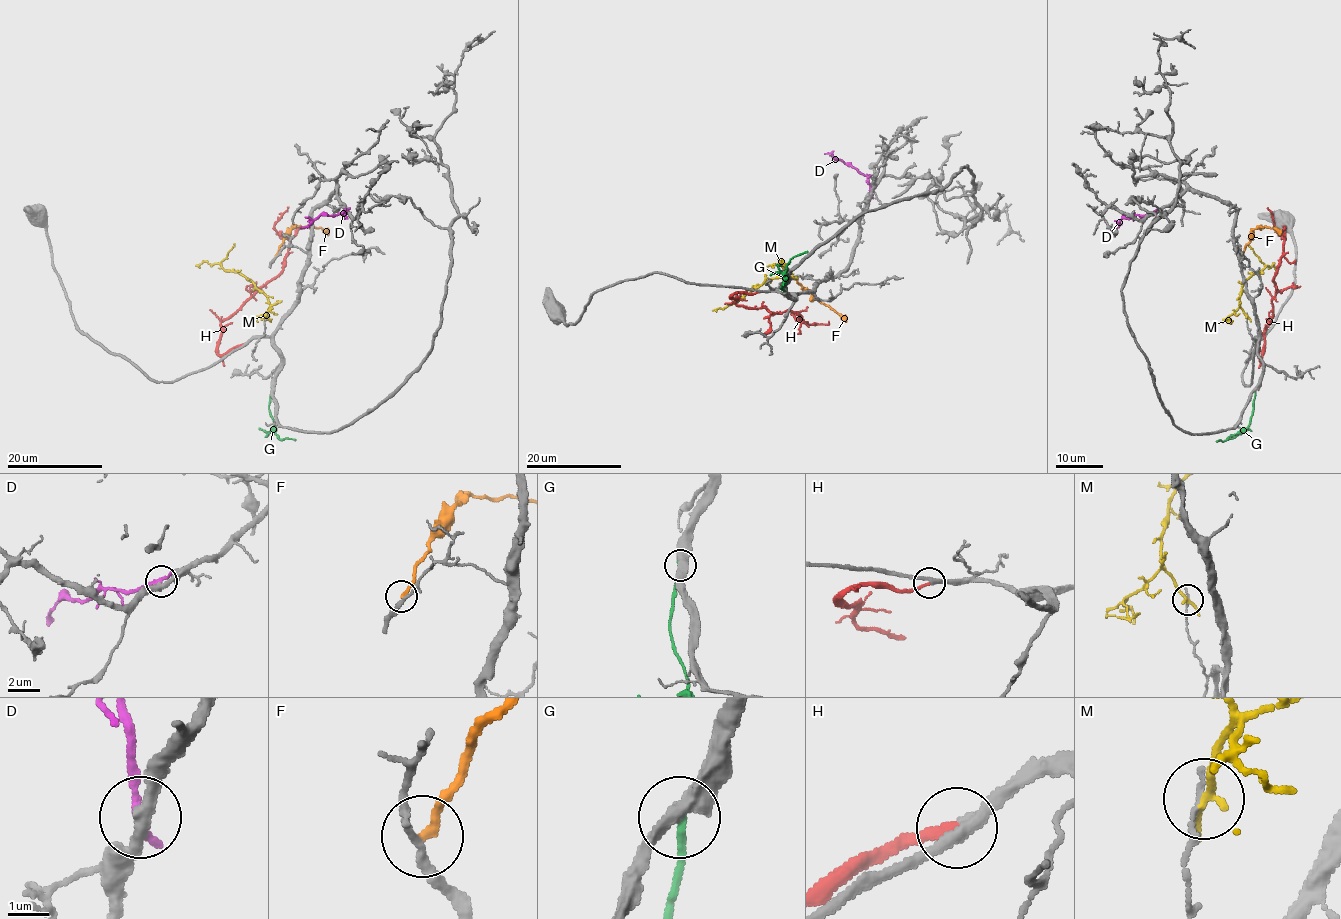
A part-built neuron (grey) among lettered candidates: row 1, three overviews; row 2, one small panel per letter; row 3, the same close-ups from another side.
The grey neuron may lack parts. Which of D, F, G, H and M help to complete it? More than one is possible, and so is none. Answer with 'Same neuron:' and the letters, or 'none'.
Same neuron: H

